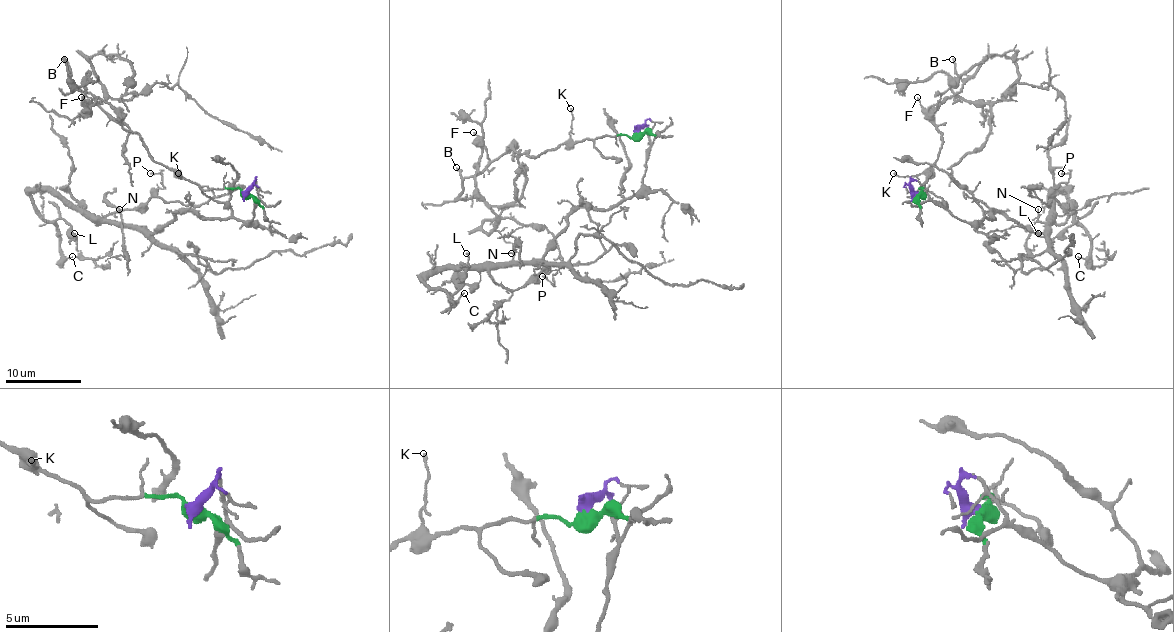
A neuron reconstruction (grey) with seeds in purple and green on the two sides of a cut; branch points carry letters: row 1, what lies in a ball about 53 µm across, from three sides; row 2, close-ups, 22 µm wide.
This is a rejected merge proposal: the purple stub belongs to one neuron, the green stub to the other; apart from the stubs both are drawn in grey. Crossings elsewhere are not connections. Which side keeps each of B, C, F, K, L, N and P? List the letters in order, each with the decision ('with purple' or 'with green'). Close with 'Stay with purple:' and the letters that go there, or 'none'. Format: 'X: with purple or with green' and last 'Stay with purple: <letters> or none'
B: with green
C: with purple
F: with green
K: with green
L: with purple
N: with purple
P: with purple
Stay with purple: C, L, N, P

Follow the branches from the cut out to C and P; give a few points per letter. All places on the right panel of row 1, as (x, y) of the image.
C: (918, 194), (912, 180), (956, 217), (992, 211), (1043, 232), (1062, 192), (1091, 241), (1077, 257)
P: (918, 194), (912, 180), (956, 217), (992, 211), (1043, 232), (1075, 209), (1055, 196), (1070, 177), (1060, 173)

